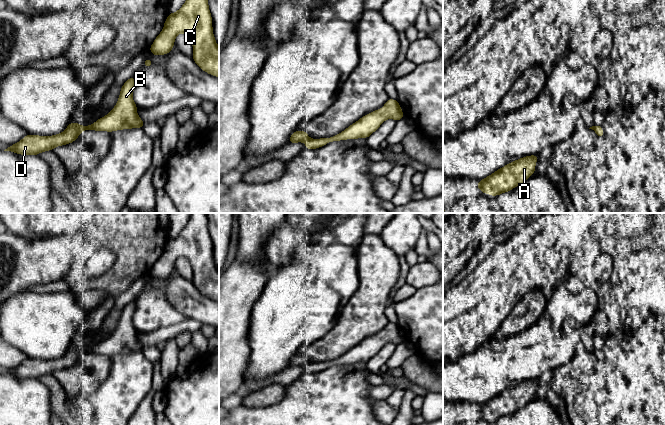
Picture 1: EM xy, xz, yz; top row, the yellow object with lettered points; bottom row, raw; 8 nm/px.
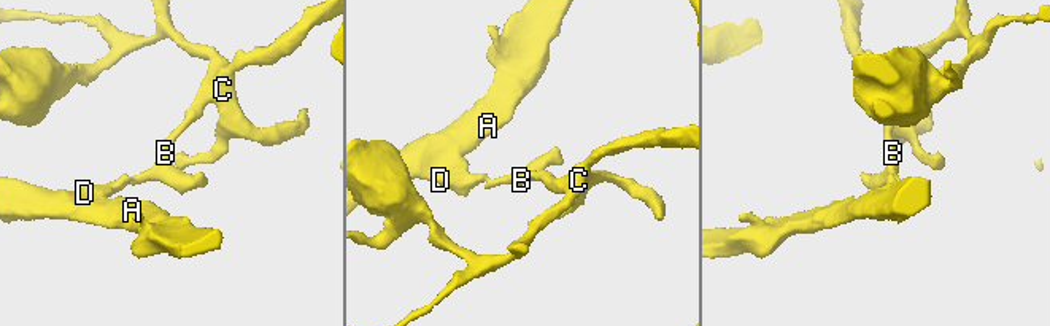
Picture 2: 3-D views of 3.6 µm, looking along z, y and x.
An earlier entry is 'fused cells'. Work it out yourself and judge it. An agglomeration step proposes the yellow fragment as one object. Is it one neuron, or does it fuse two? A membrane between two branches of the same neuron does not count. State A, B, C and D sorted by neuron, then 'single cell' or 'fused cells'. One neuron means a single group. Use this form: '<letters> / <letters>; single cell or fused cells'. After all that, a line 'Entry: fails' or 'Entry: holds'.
A D / B C; fused cells
Entry: holds

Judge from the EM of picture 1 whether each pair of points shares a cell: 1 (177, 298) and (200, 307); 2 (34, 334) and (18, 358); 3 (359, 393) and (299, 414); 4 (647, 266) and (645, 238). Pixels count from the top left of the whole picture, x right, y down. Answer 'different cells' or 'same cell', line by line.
1: same cell
2: different cells
3: same cell
4: different cells

